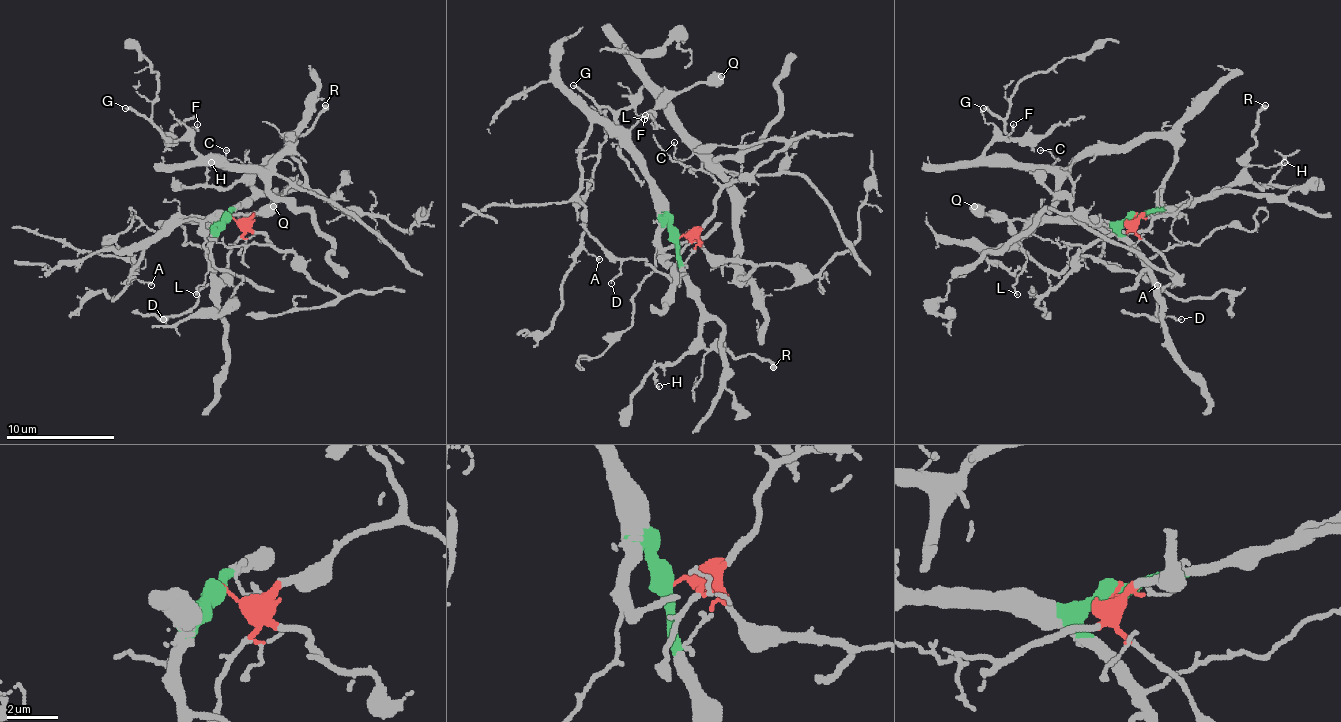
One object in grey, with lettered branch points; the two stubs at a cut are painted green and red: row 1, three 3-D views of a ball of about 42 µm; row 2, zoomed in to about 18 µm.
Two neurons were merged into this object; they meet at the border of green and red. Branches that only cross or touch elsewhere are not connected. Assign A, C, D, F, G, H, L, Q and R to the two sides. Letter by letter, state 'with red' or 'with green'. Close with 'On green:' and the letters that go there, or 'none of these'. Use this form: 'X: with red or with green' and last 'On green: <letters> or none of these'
A: with green
C: with red
D: with red
F: with red
G: with red
H: with green
L: with green
Q: with green
R: with green
On green: A, H, L, Q, R

